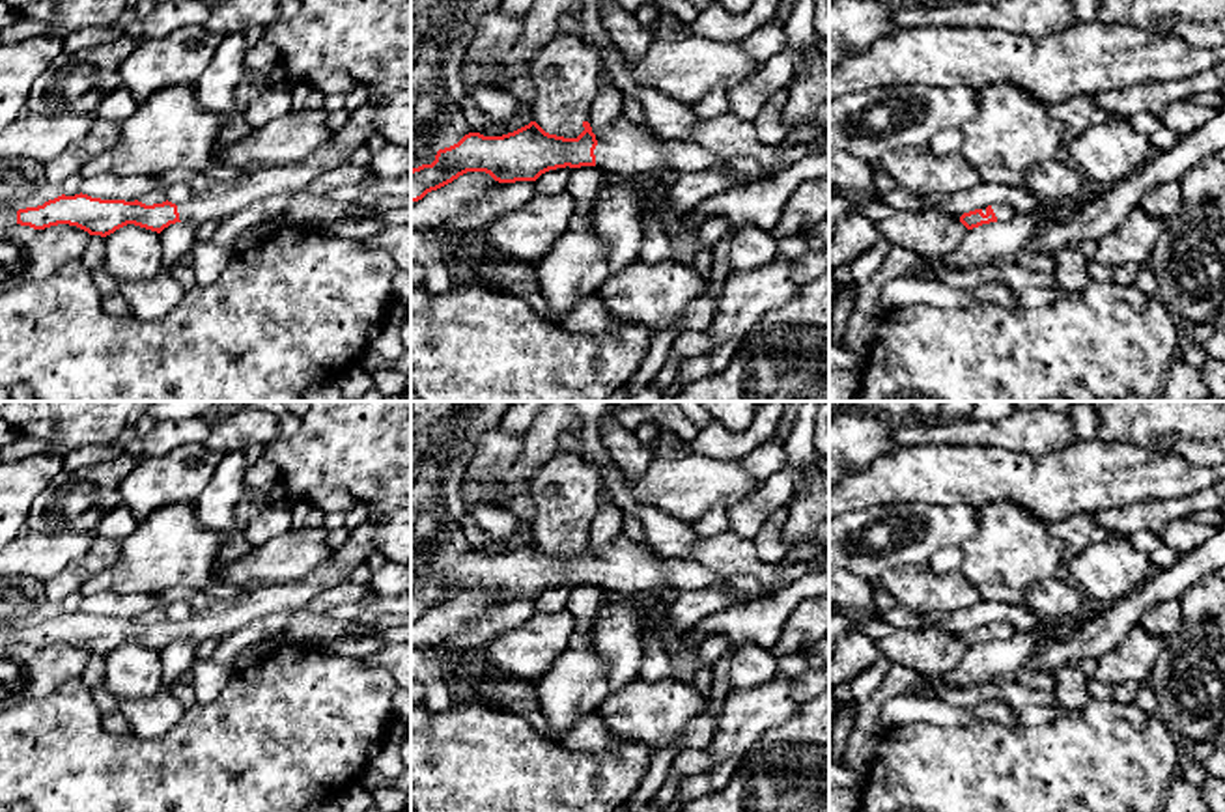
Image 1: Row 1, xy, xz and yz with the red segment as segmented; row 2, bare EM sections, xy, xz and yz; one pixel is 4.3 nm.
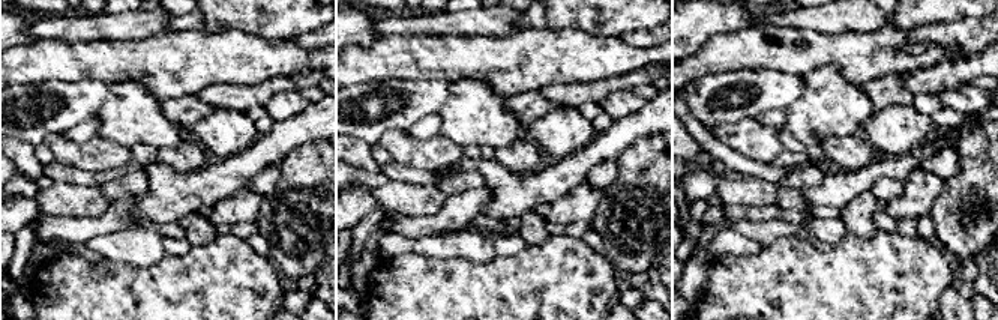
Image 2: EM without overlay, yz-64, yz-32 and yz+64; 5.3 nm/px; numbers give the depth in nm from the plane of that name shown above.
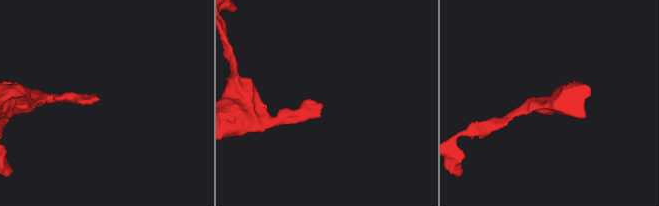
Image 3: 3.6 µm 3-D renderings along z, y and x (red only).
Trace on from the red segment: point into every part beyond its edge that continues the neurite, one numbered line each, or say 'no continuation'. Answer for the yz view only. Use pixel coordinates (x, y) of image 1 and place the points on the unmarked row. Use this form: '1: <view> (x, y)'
1: yz (1003, 630)

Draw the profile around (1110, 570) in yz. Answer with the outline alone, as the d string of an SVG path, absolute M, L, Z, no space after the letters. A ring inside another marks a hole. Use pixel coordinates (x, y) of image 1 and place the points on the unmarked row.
M1122 536L1089 545L1068 562L1068 569L1079 590L1104 607L1141 590L1154 573L1148 554Z

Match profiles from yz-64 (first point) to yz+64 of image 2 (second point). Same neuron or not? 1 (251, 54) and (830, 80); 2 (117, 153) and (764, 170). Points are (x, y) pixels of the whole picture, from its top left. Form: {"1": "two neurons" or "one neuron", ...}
{"1": "two neurons", "2": "two neurons"}

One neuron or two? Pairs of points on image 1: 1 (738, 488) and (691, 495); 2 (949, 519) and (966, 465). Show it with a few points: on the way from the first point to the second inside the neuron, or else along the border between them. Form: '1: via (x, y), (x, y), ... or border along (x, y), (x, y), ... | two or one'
1: via (727, 488), (703, 488) | one
2: border along (908, 504), (968, 503), (977, 510) | two

